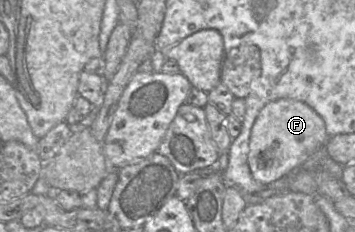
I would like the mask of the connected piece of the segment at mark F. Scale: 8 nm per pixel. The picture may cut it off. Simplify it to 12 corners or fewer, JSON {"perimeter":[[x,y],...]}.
{"perimeter":[[305,102],[266,104],[248,164],[265,185],[287,177],[329,135]]}

